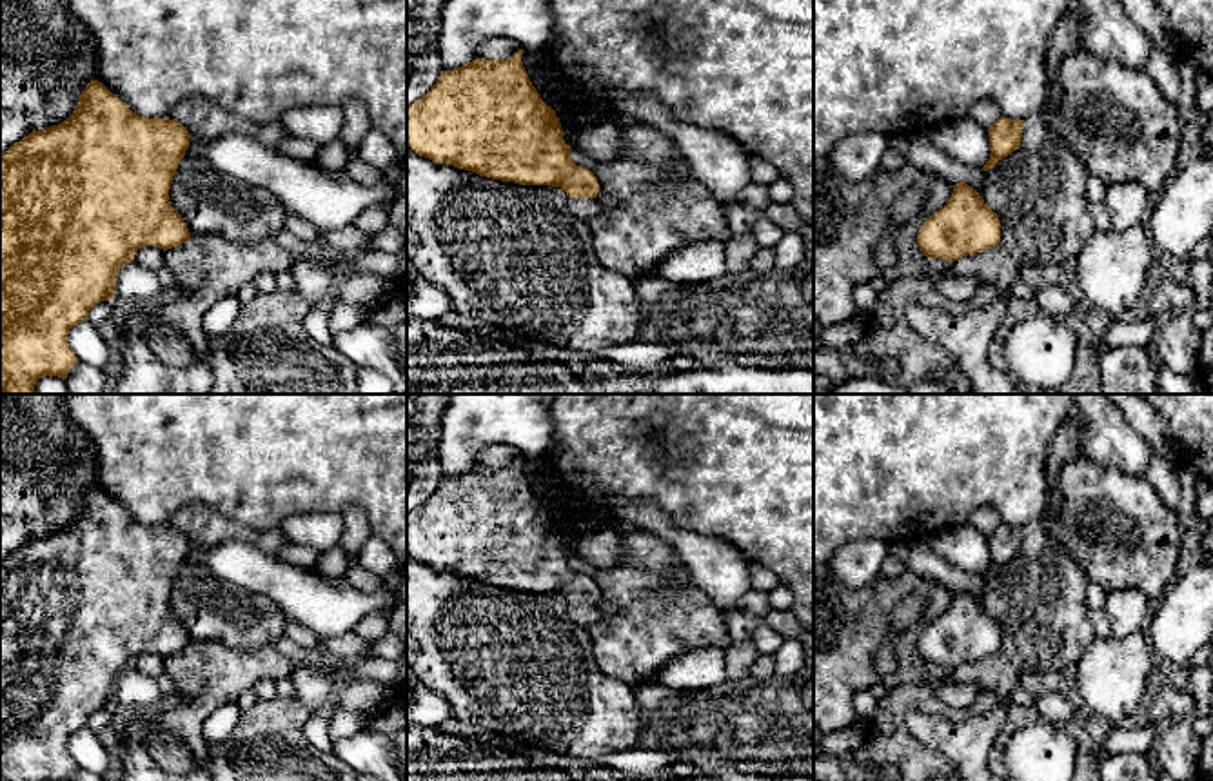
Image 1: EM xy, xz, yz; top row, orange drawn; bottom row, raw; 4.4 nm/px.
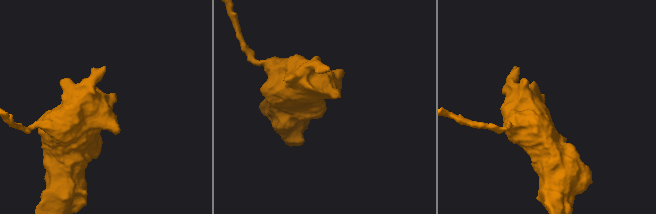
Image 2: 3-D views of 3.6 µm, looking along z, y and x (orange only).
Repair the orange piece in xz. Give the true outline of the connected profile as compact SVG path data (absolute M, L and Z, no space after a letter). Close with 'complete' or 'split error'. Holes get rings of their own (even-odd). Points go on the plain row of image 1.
M519 456L505 467L476 465L454 478L441 478L432 496L407 514L407 552L436 570L454 572L492 587L552 592L561 594L568 605L596 605L599 599L597 585L570 567L570 552L563 547L559 525L532 492L521 469L523 460Z; complete

